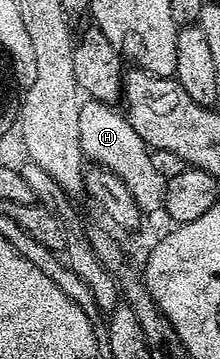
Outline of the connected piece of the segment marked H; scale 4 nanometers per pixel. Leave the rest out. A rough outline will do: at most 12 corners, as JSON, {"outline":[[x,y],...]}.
{"outline":[[92,99],[78,115],[84,158],[113,171],[142,214],[166,178],[126,116]]}

